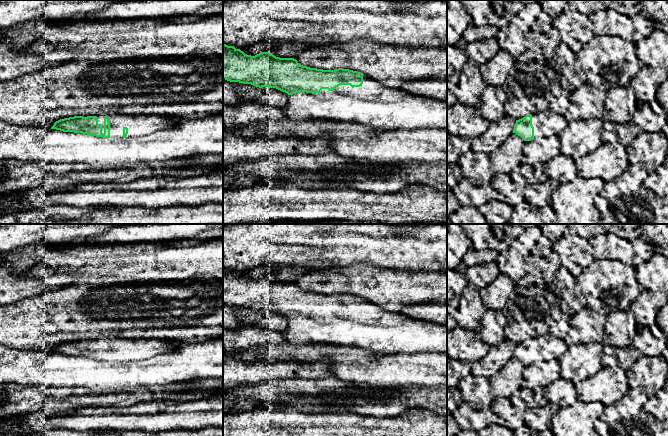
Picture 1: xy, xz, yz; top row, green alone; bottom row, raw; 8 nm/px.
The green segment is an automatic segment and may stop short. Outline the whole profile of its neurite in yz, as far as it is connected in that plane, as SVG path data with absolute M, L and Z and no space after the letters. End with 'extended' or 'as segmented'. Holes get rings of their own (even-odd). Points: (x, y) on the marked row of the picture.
M548 110L531 113L516 120L513 133L524 141L531 141L542 136L559 136L567 125L568 121L563 115Z; extended

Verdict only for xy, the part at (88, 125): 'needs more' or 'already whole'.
needs more

